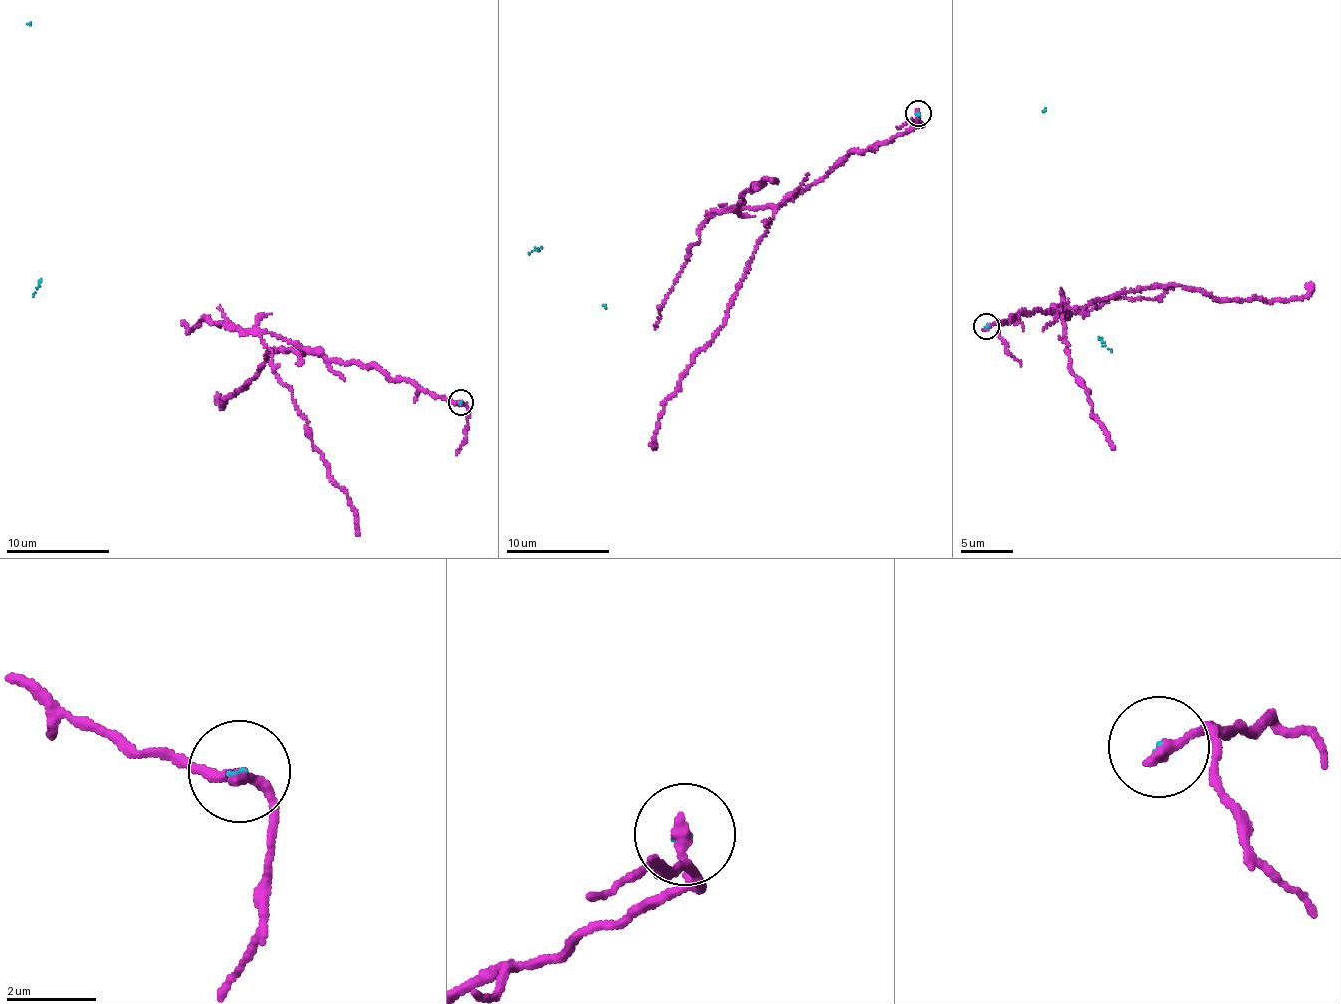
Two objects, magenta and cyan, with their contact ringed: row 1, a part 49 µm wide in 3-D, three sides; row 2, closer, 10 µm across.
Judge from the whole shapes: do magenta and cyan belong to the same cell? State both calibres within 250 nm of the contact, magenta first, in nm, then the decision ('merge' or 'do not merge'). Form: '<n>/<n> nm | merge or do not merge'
280/60 nm | do not merge

